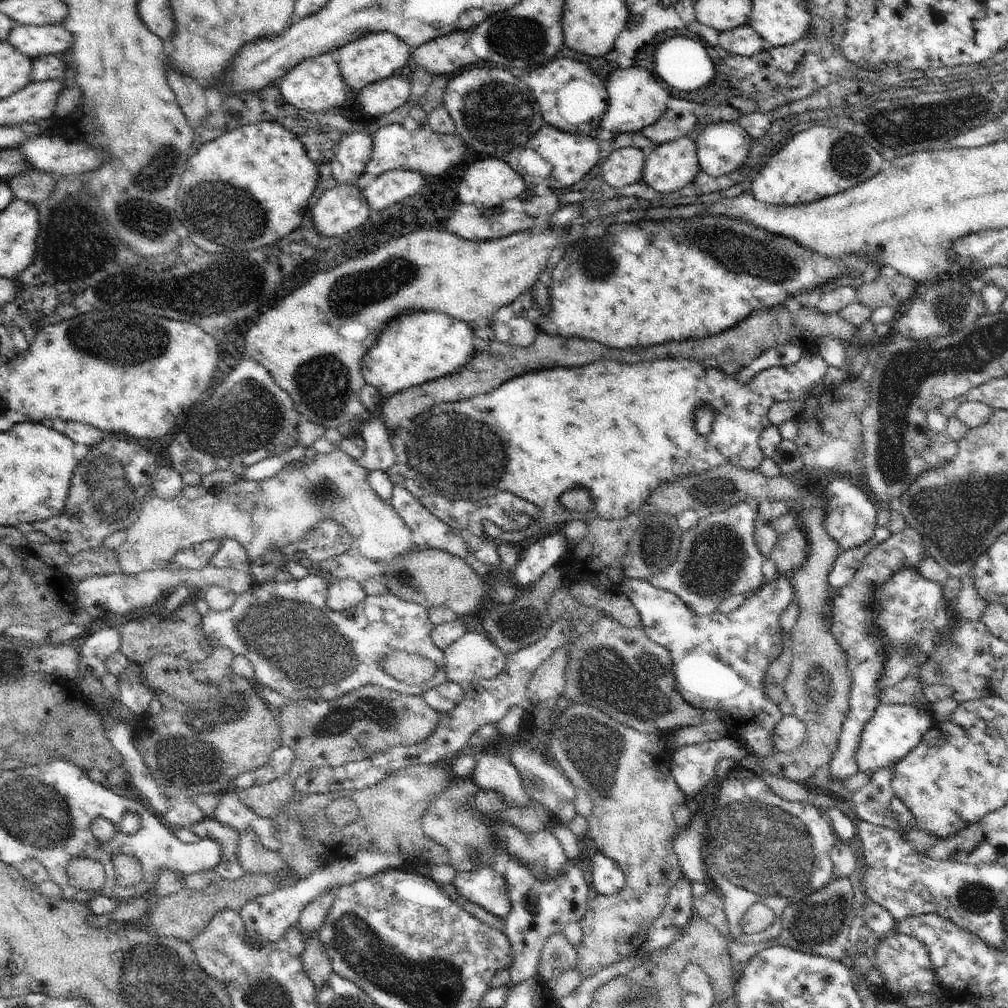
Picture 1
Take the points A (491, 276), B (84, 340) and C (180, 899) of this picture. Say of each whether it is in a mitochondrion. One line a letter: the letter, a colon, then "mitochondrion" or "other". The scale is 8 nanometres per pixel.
A: other
B: mitochondrion
C: other

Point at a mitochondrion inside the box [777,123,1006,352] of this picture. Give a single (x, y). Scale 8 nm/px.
(849, 158)

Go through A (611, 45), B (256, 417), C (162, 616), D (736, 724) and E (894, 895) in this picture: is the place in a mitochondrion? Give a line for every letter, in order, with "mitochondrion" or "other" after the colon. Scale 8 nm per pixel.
A: other
B: mitochondrion
C: other
D: other
E: other

